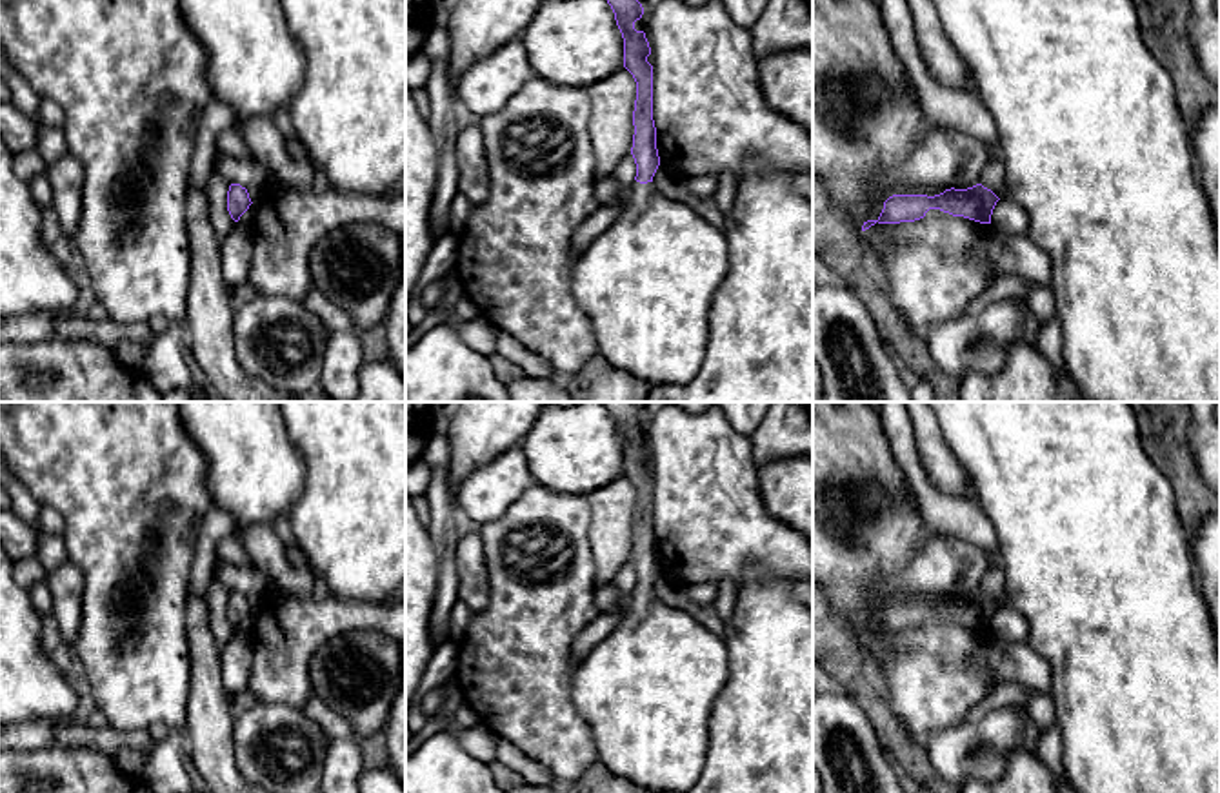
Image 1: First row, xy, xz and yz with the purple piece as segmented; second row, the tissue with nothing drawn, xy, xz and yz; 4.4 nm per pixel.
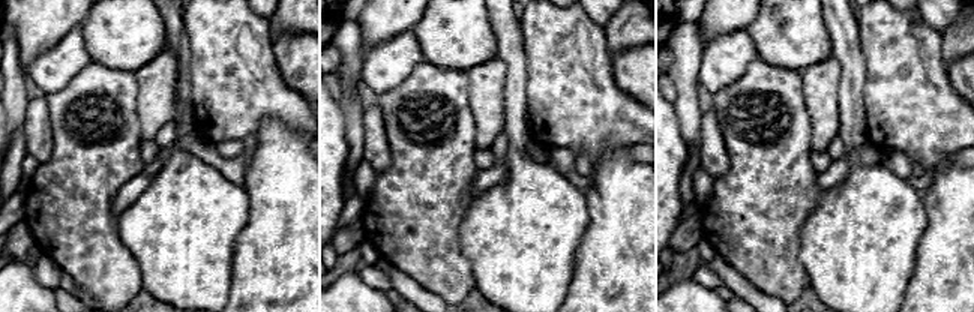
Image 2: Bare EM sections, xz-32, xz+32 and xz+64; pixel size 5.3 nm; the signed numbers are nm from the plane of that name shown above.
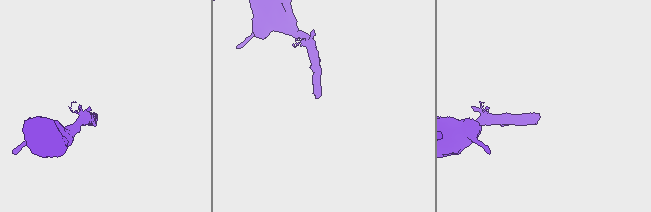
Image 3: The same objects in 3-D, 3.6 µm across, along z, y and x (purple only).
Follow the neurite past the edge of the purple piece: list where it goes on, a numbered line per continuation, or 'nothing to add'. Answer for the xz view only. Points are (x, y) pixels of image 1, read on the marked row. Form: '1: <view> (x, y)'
1: xz (648, 282)

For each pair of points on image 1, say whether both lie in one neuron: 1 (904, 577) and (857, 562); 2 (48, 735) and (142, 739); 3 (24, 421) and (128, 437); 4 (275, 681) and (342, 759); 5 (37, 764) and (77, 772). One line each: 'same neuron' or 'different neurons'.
1: different neurons
2: same neuron
3: same neuron
4: different neurons
5: same neuron

